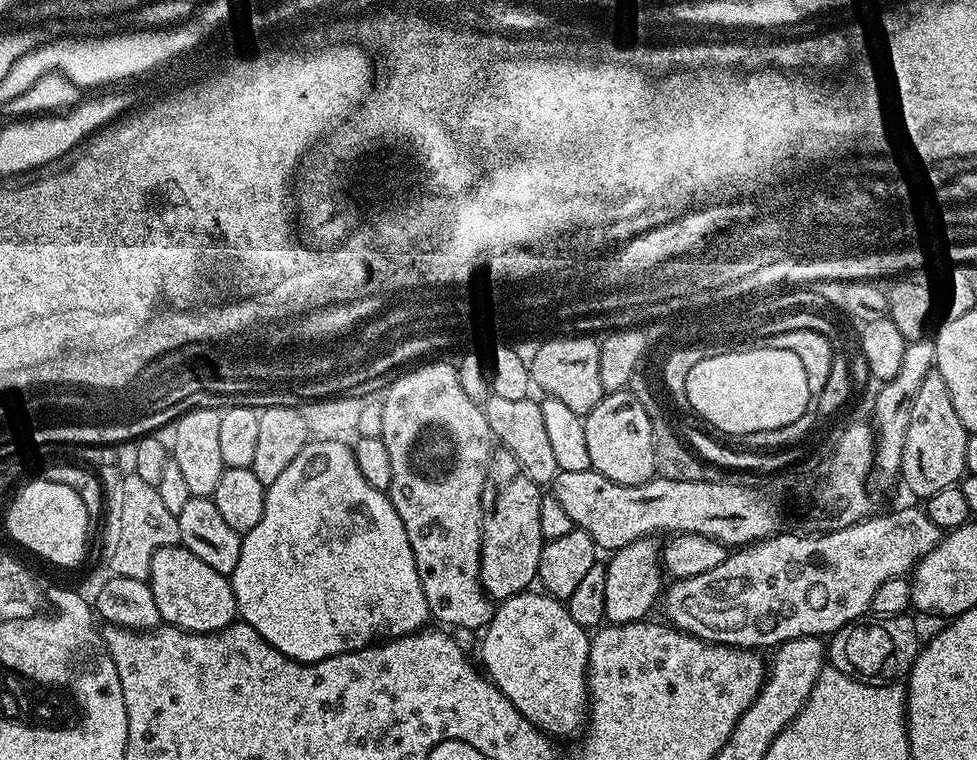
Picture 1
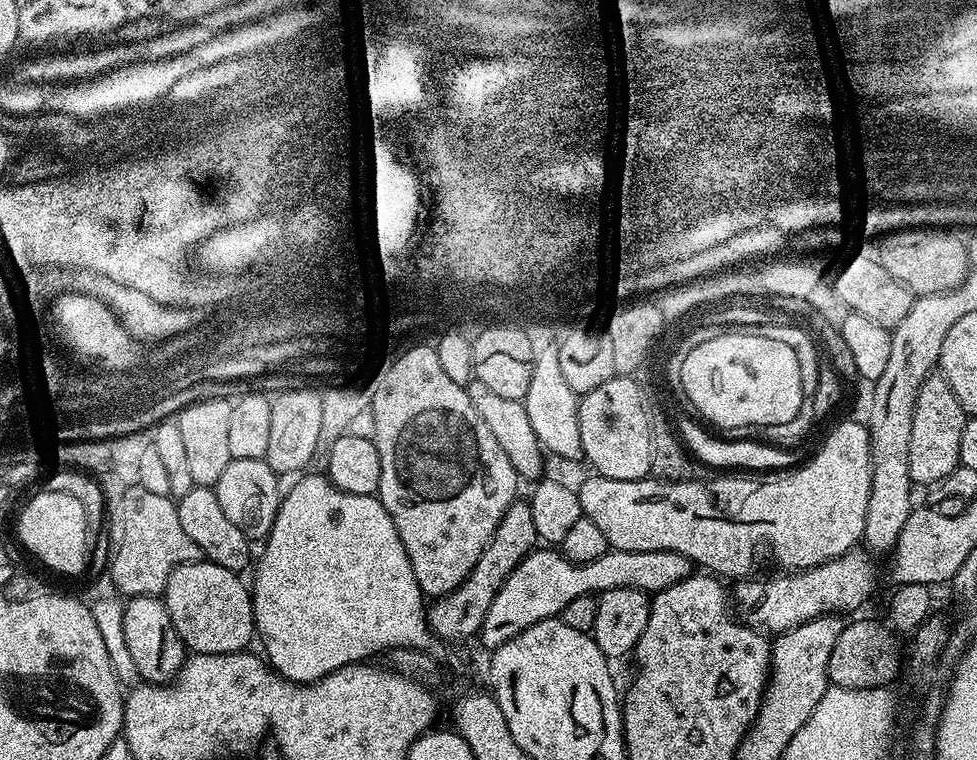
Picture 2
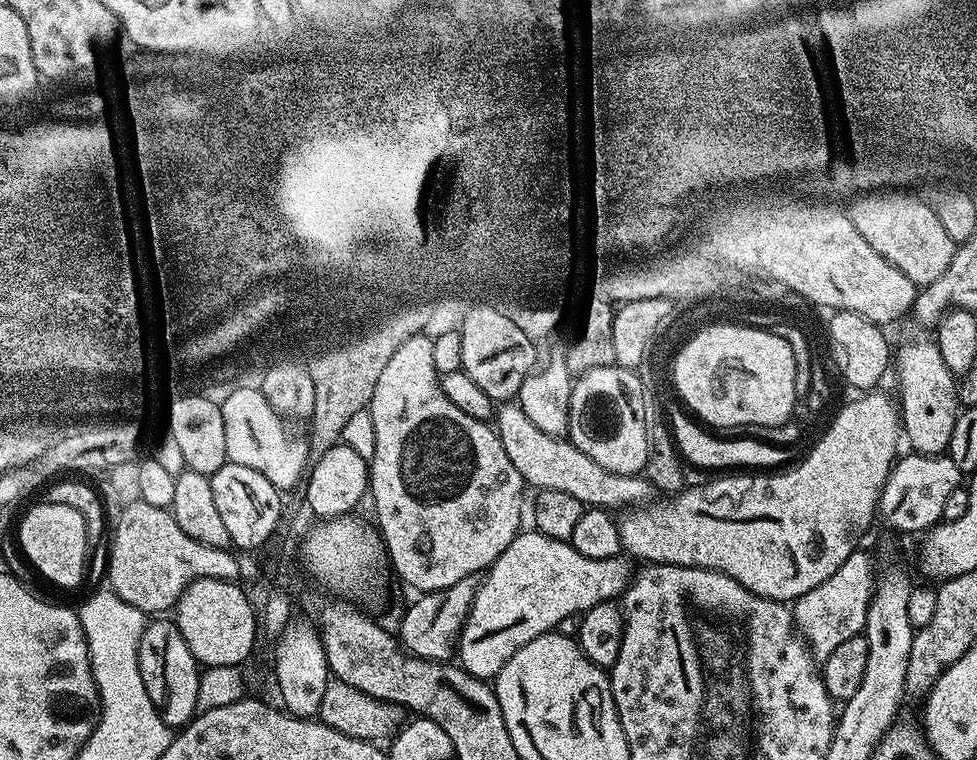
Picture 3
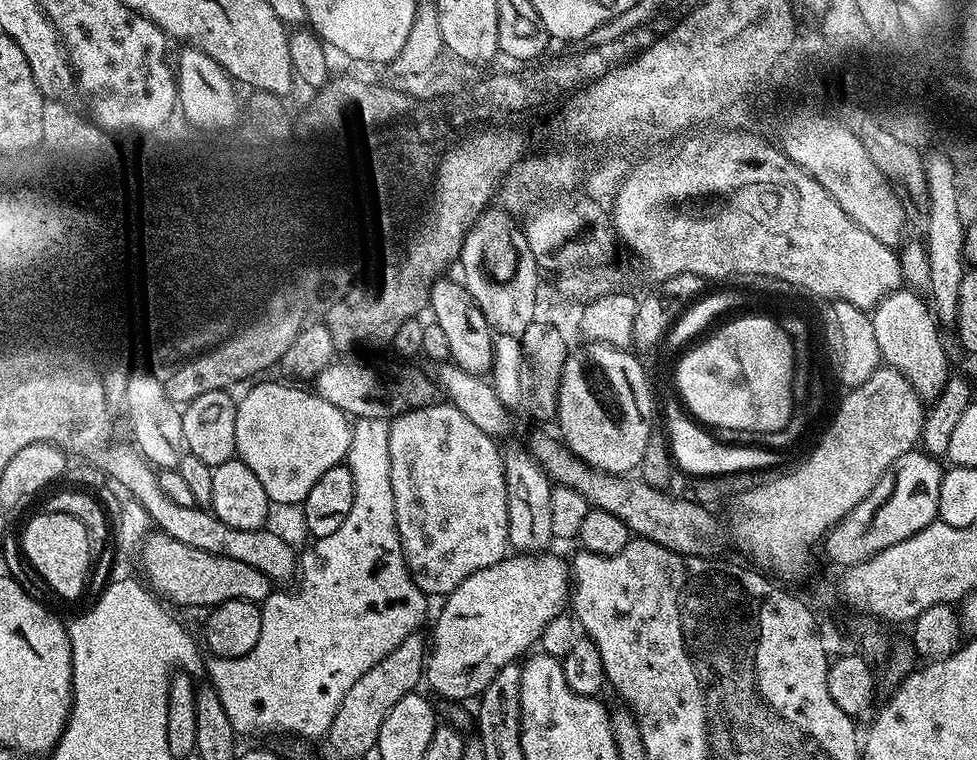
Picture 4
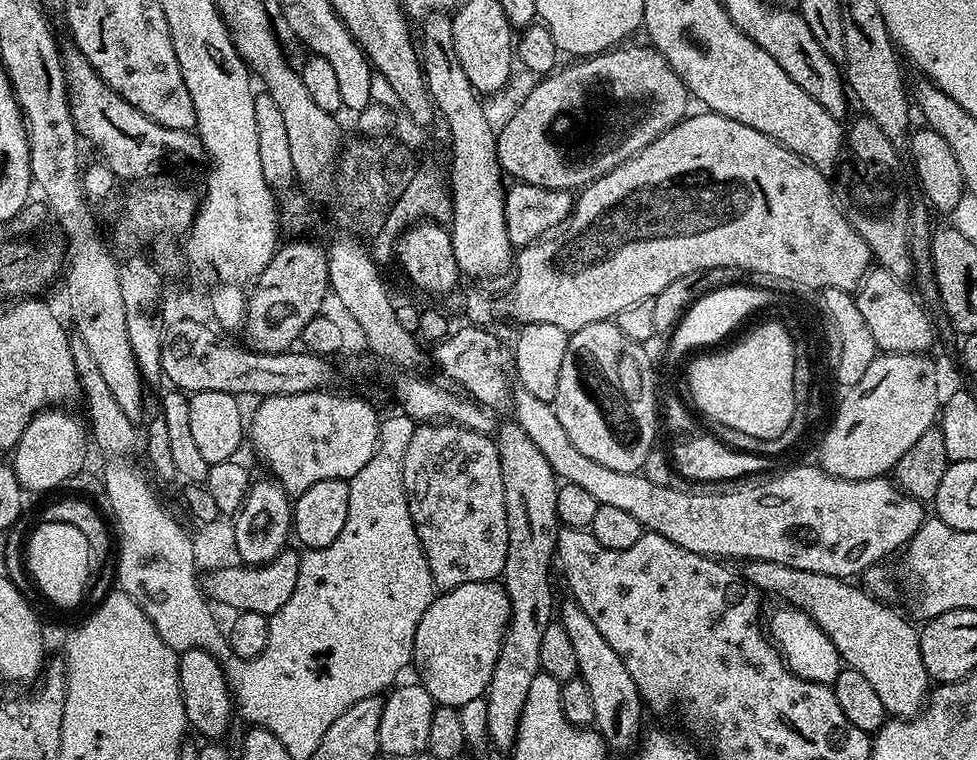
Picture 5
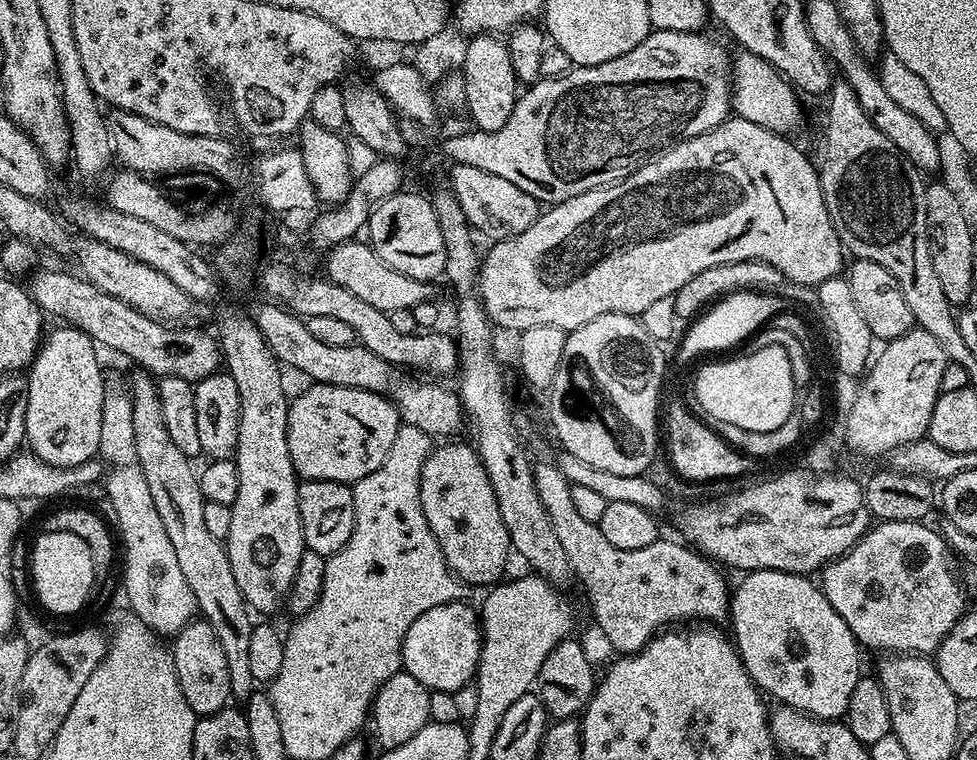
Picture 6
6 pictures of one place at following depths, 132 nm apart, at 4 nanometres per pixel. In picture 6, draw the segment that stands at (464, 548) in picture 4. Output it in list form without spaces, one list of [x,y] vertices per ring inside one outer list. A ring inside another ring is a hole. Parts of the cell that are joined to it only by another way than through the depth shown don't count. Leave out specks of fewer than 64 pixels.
[[[444,442],[441,446],[433,447],[431,454],[426,458],[426,462],[422,466],[422,474],[420,475],[420,501],[422,502],[422,514],[426,514],[426,522],[430,526],[430,530],[434,534],[434,538],[438,542],[438,546],[442,550],[442,554],[446,558],[449,570],[464,581],[465,585],[472,584],[488,584],[492,586],[497,583],[505,575],[504,567],[508,564],[508,552],[513,551],[512,539],[508,537],[506,530],[506,522],[502,522],[502,510],[498,510],[498,502],[494,498],[494,486],[490,486],[490,478],[486,474],[486,470],[480,461],[480,455],[477,454],[475,447],[471,443],[468,444],[448,444],[452,442]]]

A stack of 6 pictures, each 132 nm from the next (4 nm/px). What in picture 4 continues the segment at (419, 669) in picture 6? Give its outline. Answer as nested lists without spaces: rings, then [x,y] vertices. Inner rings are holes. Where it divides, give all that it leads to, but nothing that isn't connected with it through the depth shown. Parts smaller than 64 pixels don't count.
[[[512,554],[500,561],[500,563],[490,566],[486,570],[478,570],[474,574],[470,574],[470,578],[466,578],[466,582],[462,582],[449,592],[444,604],[440,608],[440,613],[436,616],[436,625],[432,628],[432,640],[430,636],[430,651],[426,656],[426,684],[433,688],[440,696],[445,696],[448,700],[468,700],[479,697],[481,692],[486,690],[486,686],[490,686],[490,682],[494,678],[494,674],[498,674],[498,670],[502,670],[502,666],[519,661],[529,651],[528,647],[535,645],[539,641],[542,630],[546,626],[546,622],[550,622],[550,618],[561,615],[565,611],[566,605],[570,600],[570,568],[567,563],[564,564],[556,556],[548,556],[549,554]]]

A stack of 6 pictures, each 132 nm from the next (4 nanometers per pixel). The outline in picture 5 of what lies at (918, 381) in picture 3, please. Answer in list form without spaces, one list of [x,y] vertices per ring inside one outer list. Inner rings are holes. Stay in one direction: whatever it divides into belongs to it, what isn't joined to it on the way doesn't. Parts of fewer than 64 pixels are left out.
[[[883,270],[863,273],[860,287],[854,295],[858,302],[858,310],[866,321],[870,334],[874,334],[874,342],[881,353],[914,352],[927,353],[936,332],[932,329],[932,320],[928,312],[919,304],[917,293],[907,288],[905,281],[899,276]]]

